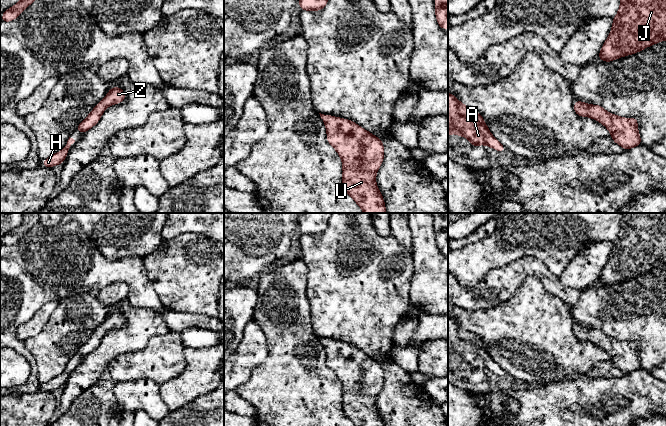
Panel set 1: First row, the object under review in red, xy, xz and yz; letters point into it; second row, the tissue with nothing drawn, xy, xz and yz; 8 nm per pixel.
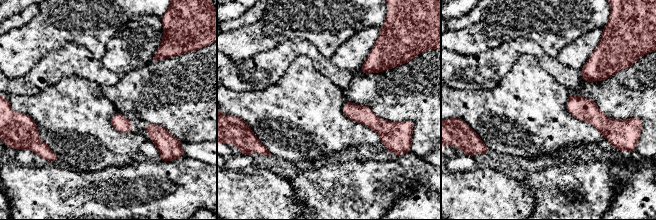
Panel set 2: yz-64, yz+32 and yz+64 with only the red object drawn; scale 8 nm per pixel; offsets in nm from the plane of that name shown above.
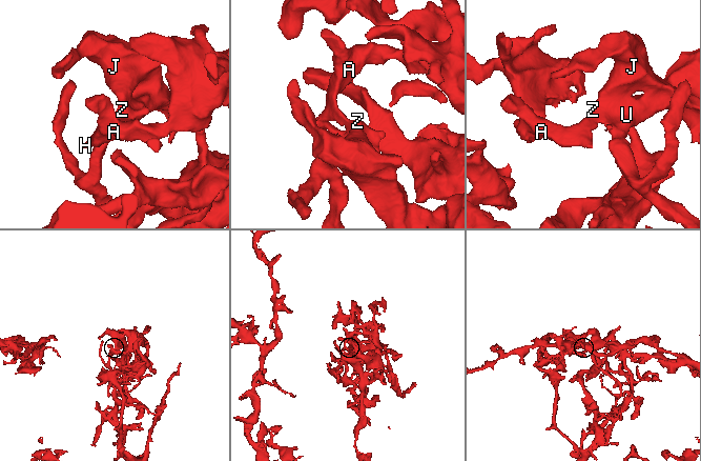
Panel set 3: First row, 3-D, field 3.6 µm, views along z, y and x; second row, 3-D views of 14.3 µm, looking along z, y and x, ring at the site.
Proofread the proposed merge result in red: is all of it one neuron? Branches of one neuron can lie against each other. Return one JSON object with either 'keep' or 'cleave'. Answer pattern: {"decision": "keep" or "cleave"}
{"decision": "keep"}

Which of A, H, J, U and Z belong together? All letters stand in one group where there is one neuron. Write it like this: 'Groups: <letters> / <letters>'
Groups: A H J U Z

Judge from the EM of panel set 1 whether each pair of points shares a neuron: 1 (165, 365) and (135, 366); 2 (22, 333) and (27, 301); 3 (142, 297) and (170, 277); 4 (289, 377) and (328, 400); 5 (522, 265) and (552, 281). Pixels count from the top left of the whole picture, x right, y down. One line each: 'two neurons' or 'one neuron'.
1: one neuron
2: two neurons
3: two neurons
4: one neuron
5: one neuron

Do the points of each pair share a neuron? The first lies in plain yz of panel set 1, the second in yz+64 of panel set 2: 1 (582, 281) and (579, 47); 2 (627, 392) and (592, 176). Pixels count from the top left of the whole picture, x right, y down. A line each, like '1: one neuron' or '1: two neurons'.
1: one neuron
2: one neuron

